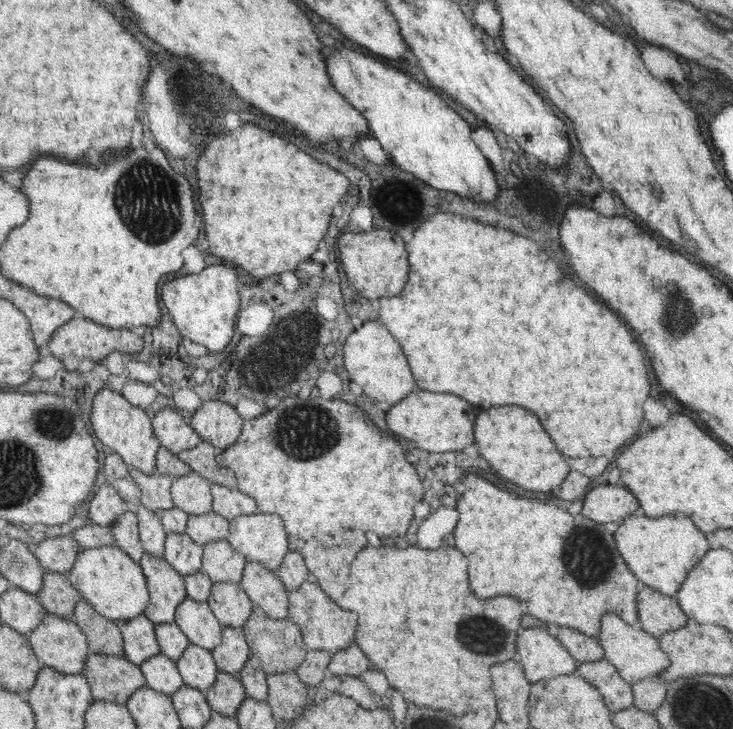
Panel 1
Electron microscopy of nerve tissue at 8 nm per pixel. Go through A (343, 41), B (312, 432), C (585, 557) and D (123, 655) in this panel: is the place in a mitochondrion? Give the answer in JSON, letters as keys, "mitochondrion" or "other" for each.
{"A":"other","B":"mitochondrion","C":"mitochondrion","D":"other"}

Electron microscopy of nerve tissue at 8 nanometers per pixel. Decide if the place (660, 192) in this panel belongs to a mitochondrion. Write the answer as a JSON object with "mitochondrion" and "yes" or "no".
{"mitochondrion":"yes"}

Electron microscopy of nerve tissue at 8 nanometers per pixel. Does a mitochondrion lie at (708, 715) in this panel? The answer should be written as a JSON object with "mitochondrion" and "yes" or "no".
{"mitochondrion":"yes"}

